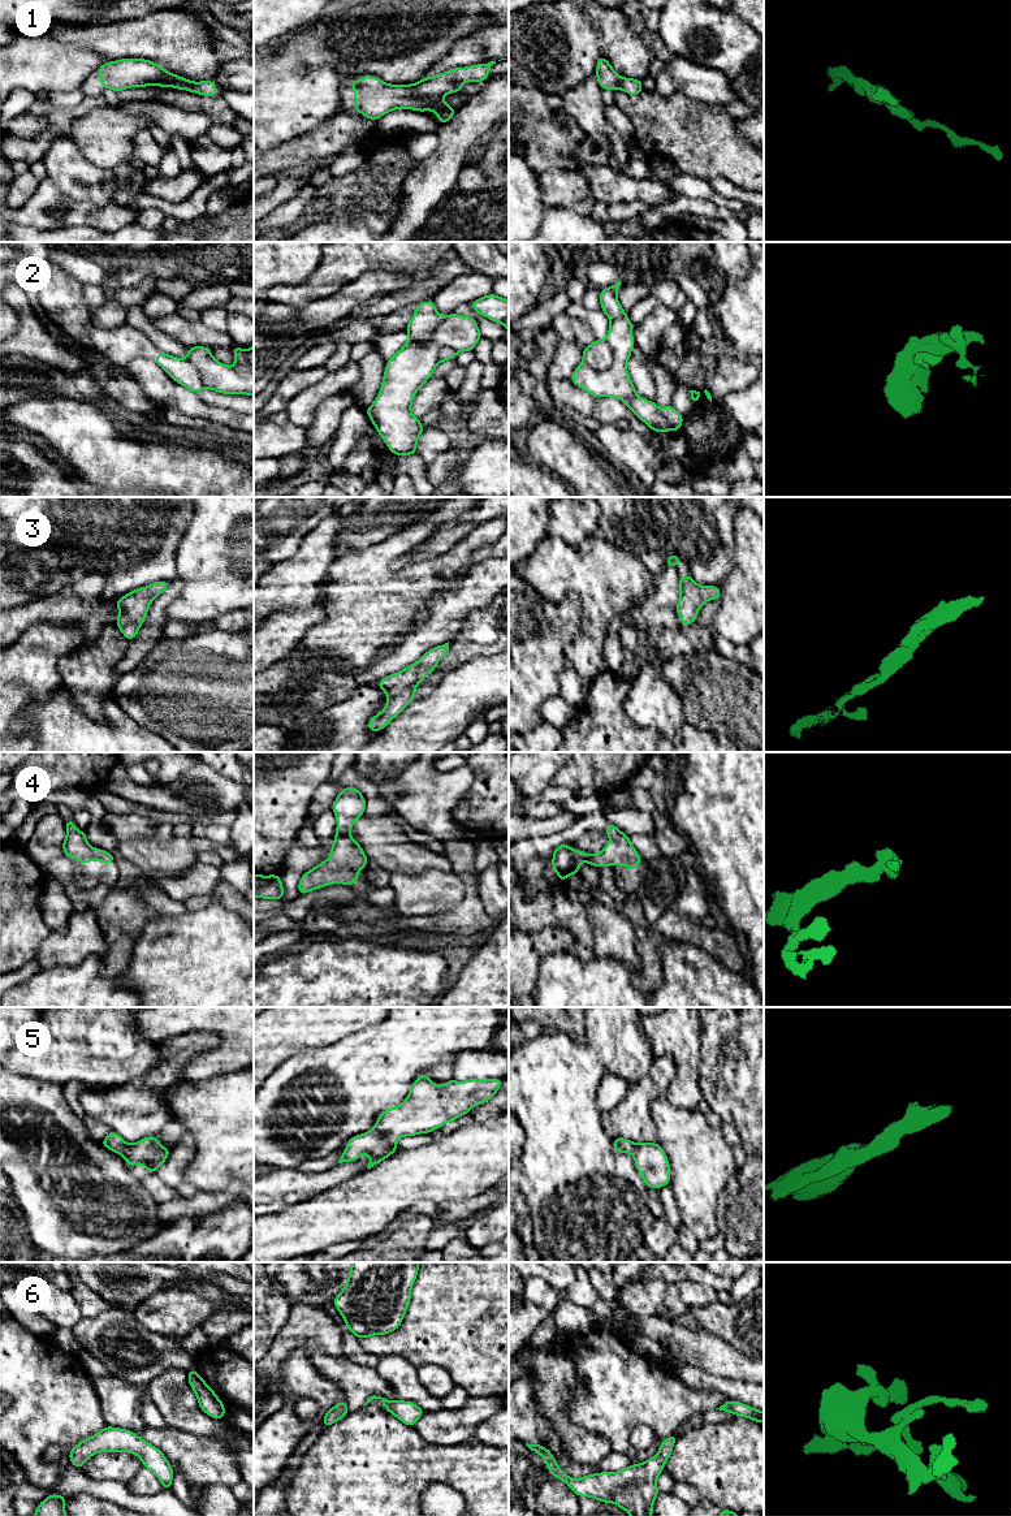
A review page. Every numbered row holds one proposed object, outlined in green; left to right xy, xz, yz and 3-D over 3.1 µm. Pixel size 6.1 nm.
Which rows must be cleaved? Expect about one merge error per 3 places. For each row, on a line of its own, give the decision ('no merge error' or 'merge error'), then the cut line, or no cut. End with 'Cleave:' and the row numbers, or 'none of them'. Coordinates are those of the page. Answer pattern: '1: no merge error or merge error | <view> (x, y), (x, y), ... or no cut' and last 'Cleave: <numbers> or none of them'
1: no merge error | no cut
2: merge error | yz (606, 340), (612, 350), (613, 363), (604, 370), (596, 371)
3: no merge error | no cut
4: no merge error | no cut
5: no merge error | no cut
6: no merge error | no cut
Cleave: 2

